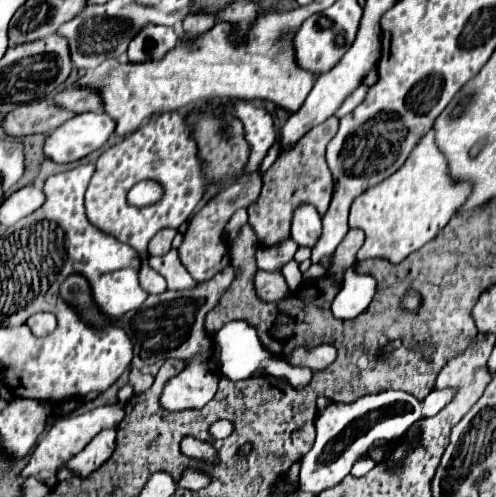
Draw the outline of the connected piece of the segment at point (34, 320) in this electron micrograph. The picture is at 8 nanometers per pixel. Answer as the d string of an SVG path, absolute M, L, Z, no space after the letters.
M35 313L27 319L27 325L35 337L45 337L57 327L57 319L53 313Z

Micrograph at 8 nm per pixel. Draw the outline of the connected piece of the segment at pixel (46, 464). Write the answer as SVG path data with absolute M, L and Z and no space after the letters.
M115 403L115 405L105 405L105 407L97 407L97 409L91 409L87 413L81 413L81 415L67 415L67 417L59 417L37 441L35 449L33 449L33 455L29 457L29 463L25 467L25 472L21 472L24 478L34 476L43 480L43 477L50 477L56 474L63 463L67 459L71 459L75 453L83 451L85 445L103 429L117 429L117 425L121 423L121 419L125 417L125 411L123 411L123 405L121 403Z

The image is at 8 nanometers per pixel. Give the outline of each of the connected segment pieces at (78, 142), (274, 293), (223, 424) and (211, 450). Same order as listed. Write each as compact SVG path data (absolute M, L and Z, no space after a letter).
M107 113L75 115L45 137L43 155L53 163L73 163L99 149L115 129Z
M257 271L255 277L255 287L262 287L261 296L264 302L278 302L289 295L289 287L285 283L285 277L279 271Z
M219 421L219 423L213 423L211 425L211 437L213 439L225 439L231 431L233 431L233 427L227 421Z
M185 437L181 441L181 451L187 455L187 457L193 457L197 461L203 461L207 465L215 465L217 461L217 455L215 455L215 447L211 443L205 443L205 441L199 441L195 437Z

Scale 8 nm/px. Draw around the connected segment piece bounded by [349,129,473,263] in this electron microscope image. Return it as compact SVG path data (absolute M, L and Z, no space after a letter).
M429 129L395 175L363 191L353 201L349 227L365 231L365 243L357 253L357 261L381 257L391 263L399 263L409 253L435 239L435 235L455 217L459 207L465 205L471 191L469 181L457 183L449 175L447 159L435 145L435 129Z

